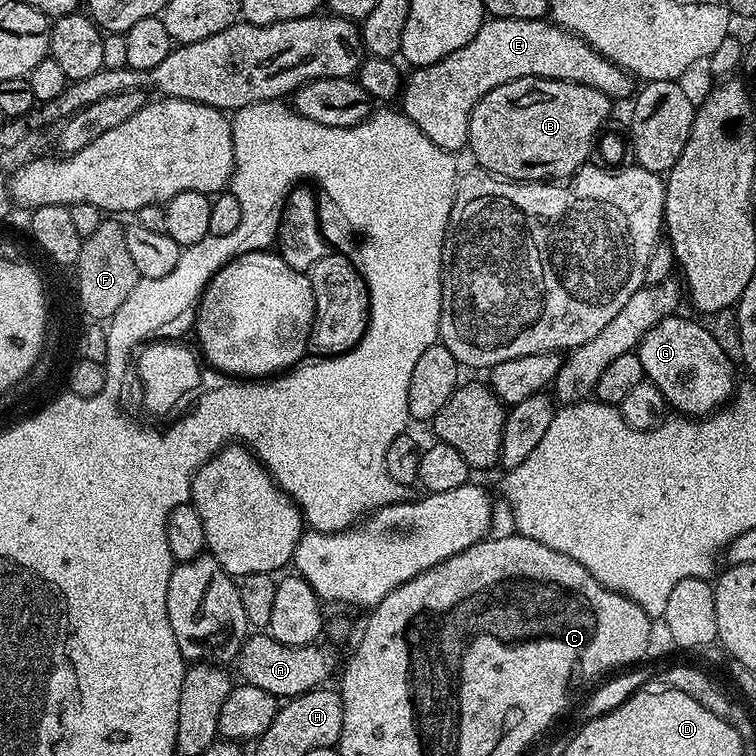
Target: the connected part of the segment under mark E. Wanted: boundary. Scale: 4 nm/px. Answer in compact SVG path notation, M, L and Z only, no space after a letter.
M485 19L478 34L474 34L474 38L470 38L470 42L462 46L462 50L454 50L454 54L442 58L437 64L429 64L426 68L416 68L413 73L409 80L407 77L402 88L402 101L404 100L402 111L404 115L412 119L414 126L418 126L418 130L422 130L422 134L426 134L426 138L430 138L430 142L434 142L445 152L453 154L459 153L459 148L463 149L468 143L468 119L474 106L486 94L490 94L490 90L506 82L514 82L518 78L527 76L541 76L547 80L569 80L575 84L590 86L594 90L602 90L602 94L606 94L613 102L620 102L624 99L627 101L634 92L634 87L632 88L634 80L629 73L619 68L614 62L607 60L598 50L590 47L581 36L575 36L559 24L549 22L547 19Z

